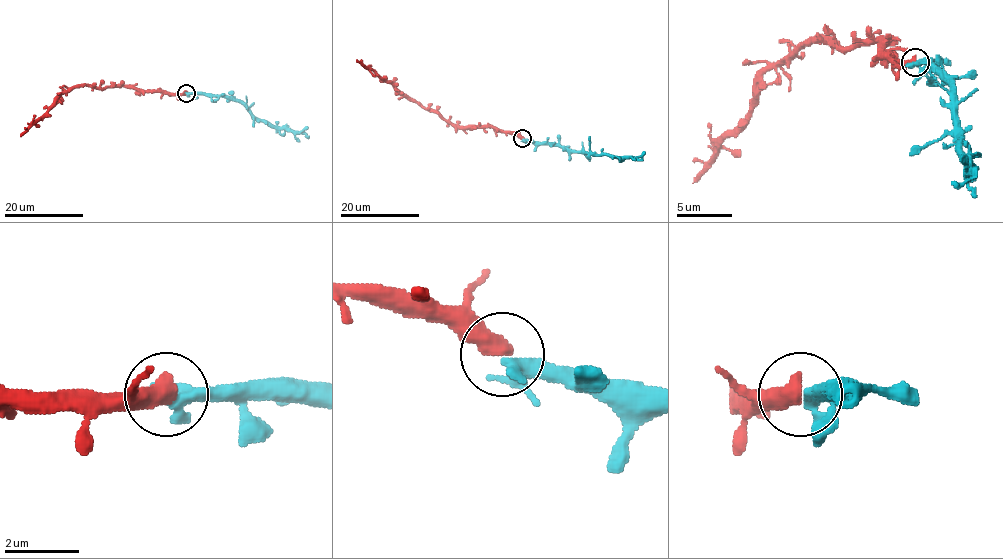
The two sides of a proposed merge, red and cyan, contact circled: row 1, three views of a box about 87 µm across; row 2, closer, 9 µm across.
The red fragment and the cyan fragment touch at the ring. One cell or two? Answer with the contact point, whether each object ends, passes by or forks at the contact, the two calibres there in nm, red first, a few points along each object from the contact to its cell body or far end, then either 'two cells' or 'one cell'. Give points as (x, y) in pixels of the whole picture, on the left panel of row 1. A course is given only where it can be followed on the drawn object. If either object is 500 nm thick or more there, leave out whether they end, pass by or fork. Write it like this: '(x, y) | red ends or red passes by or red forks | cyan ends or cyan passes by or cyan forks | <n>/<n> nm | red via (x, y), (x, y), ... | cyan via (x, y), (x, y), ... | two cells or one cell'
(186, 93) | 550/340 nm | red via (186, 93), (137, 90), (116, 86), (72, 87), (20, 136) | cyan via (186, 93), (222, 95), (239, 100), (255, 117), (274, 126), (303, 132), (308, 137) | one cell

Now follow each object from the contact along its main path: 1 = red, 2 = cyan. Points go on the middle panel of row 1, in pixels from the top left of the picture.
1: (522, 138), (489, 126), (452, 125), (437, 112), (408, 99), (393, 84), (387, 83), (356, 59)
2: (522, 139), (558, 143), (610, 157), (639, 159), (644, 151)

